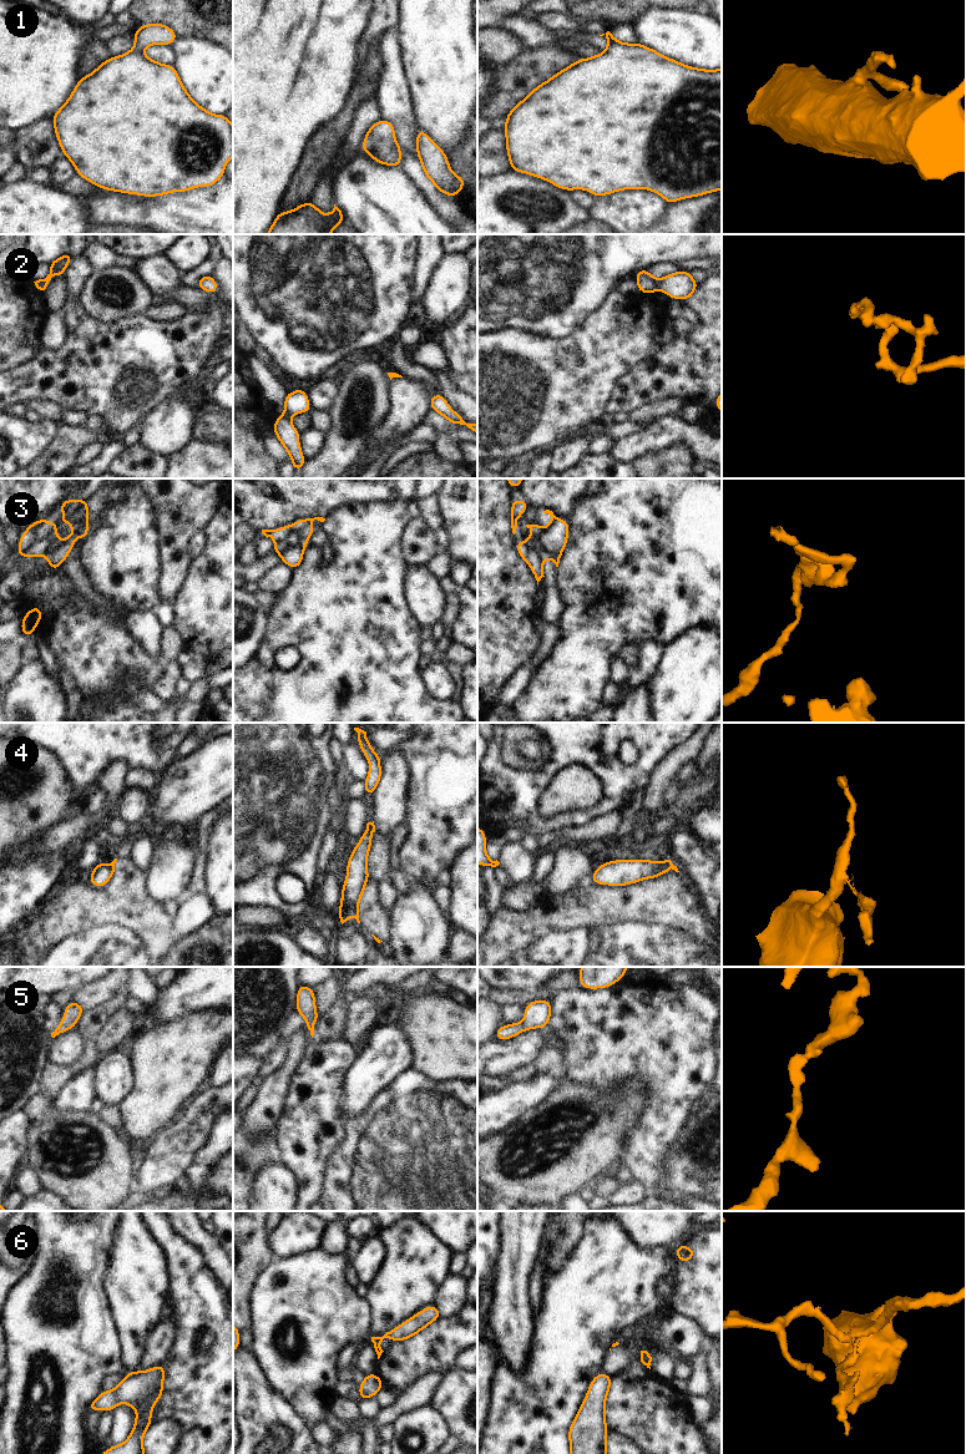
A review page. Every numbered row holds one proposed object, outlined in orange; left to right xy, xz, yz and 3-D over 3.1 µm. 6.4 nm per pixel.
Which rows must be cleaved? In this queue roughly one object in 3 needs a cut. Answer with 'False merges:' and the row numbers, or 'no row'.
False merges: 2, 3, 4, 6

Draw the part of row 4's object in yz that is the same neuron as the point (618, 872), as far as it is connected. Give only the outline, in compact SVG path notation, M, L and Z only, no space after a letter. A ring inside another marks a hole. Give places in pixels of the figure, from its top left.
M613 860L601 863L592 872L591 882L612 887L627 886L663 875L657 861L652 860Z

